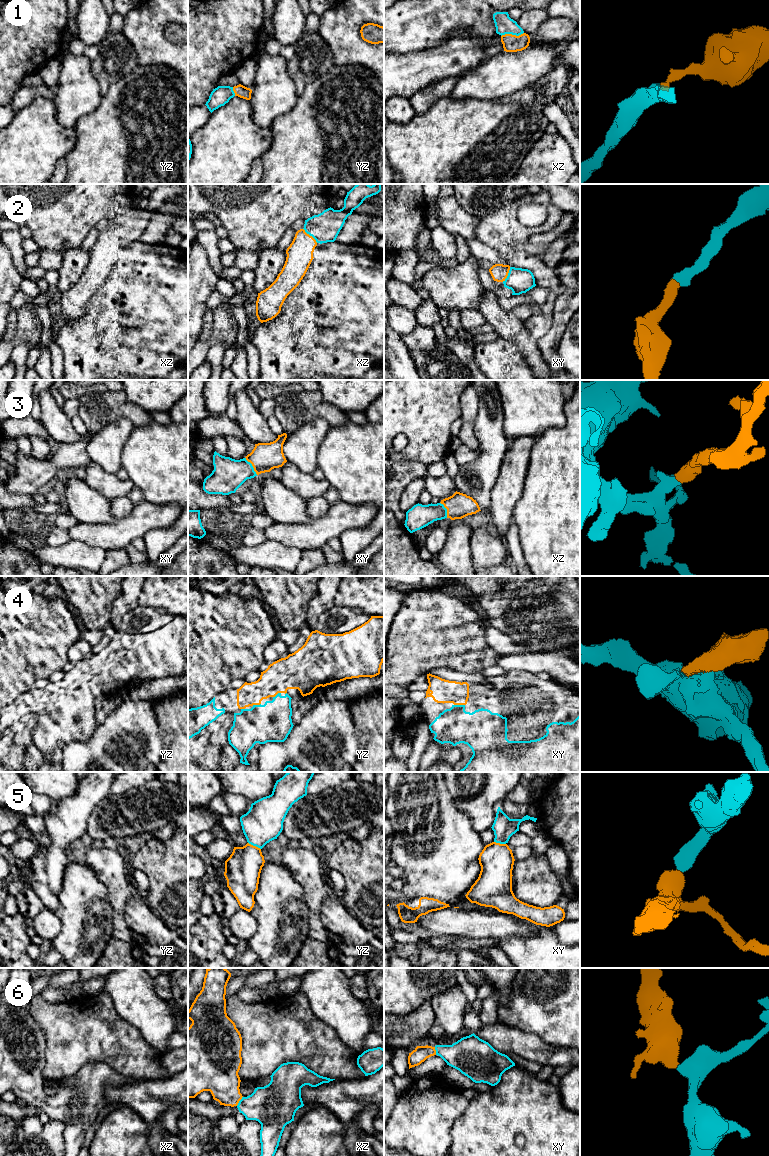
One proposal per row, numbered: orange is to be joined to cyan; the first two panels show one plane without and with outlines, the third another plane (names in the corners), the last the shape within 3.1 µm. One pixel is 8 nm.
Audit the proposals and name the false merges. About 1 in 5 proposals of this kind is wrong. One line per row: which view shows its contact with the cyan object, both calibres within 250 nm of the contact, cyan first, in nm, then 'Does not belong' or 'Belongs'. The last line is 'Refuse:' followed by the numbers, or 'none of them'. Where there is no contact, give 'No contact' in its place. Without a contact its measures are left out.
1: Touches cyan in xz. Thickness 150 nm (cyan) against 140 nm. Belongs
2: Touches cyan in xz. Thickness 240 nm (cyan) against 200 nm. Belongs
3: Touches cyan in xy. Thickness 260 nm (cyan) against 220 nm. Belongs
4: Touches cyan in xy. Thickness 300 nm (cyan) against 190 nm. Belongs
5: Touches cyan in yz. Thickness 300 nm (cyan) against 280 nm. Belongs
6: Touches cyan in xz. Thickness 320 nm (cyan) against 280 nm. Belongs
Refuse: none of them

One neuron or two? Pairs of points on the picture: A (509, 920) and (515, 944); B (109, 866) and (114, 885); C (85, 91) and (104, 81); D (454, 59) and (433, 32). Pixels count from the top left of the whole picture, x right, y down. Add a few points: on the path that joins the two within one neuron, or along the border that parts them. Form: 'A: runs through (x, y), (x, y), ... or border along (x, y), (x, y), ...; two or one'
A: border along (534, 924), (532, 934), (514, 934), (494, 940); two
B: runs through (111, 871), (114, 875), (114, 880); one
C: border along (91, 62), (93, 76), (102, 94); two
D: border along (461, 30), (453, 30), (441, 43), (419, 51); two

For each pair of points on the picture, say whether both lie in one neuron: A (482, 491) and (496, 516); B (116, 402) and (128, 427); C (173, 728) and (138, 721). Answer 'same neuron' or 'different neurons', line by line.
A: different neurons
B: different neurons
C: different neurons

